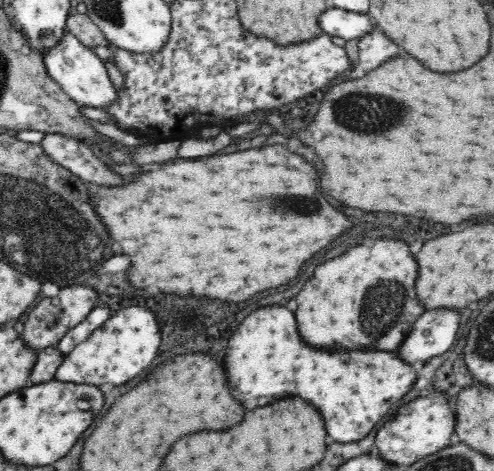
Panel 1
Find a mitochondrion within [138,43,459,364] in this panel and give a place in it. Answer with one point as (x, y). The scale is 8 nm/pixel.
(384, 113)

